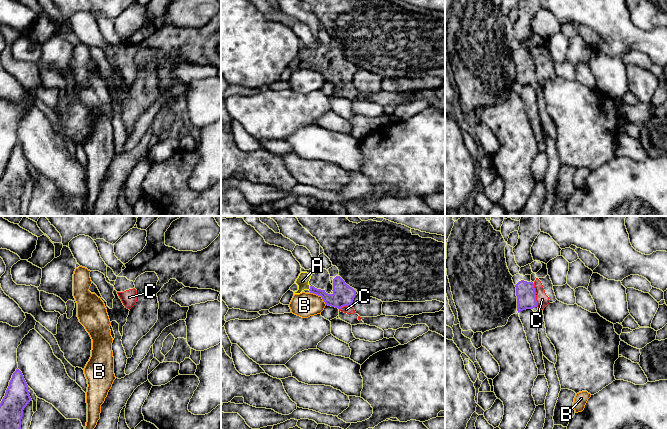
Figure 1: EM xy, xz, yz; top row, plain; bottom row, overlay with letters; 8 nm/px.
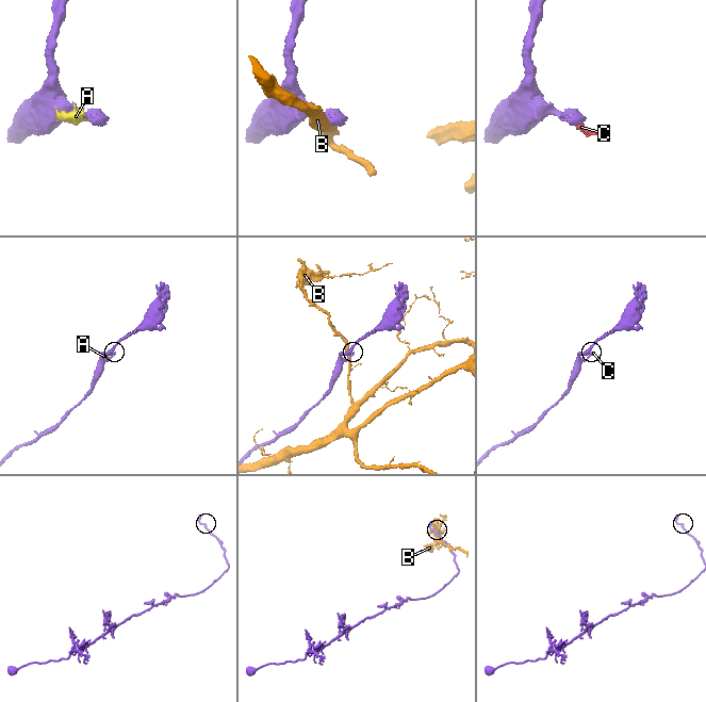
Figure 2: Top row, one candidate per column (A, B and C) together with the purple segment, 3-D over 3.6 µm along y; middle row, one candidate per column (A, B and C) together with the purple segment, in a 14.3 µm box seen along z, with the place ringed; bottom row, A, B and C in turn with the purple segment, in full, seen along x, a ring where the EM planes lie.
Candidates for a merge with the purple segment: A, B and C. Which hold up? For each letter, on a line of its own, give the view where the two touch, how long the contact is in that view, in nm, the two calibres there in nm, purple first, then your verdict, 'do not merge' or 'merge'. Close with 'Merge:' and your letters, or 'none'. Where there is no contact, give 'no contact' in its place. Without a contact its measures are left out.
A: contact in xz; length 40 nm; calibres 140 and 100 nm; merge
B: contact in xz; length 170 nm; calibres 180 and 190 nm; do not merge
C: contact in yz; length 190 nm; calibres 160 and 100 nm; merge
Merge: A, C

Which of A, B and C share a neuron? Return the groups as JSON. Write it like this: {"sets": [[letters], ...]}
{"sets": [["A", "C"], ["B"]]}

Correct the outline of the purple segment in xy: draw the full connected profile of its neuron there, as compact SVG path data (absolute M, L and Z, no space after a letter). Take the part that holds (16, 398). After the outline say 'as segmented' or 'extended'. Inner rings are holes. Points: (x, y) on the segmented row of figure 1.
M17 368L0 403L0 429L21 429L23 410L31 400L28 385Z; as segmented

